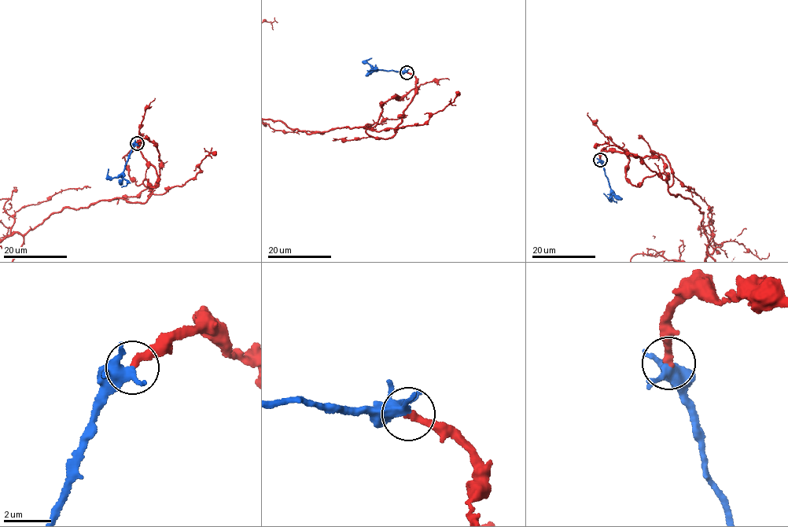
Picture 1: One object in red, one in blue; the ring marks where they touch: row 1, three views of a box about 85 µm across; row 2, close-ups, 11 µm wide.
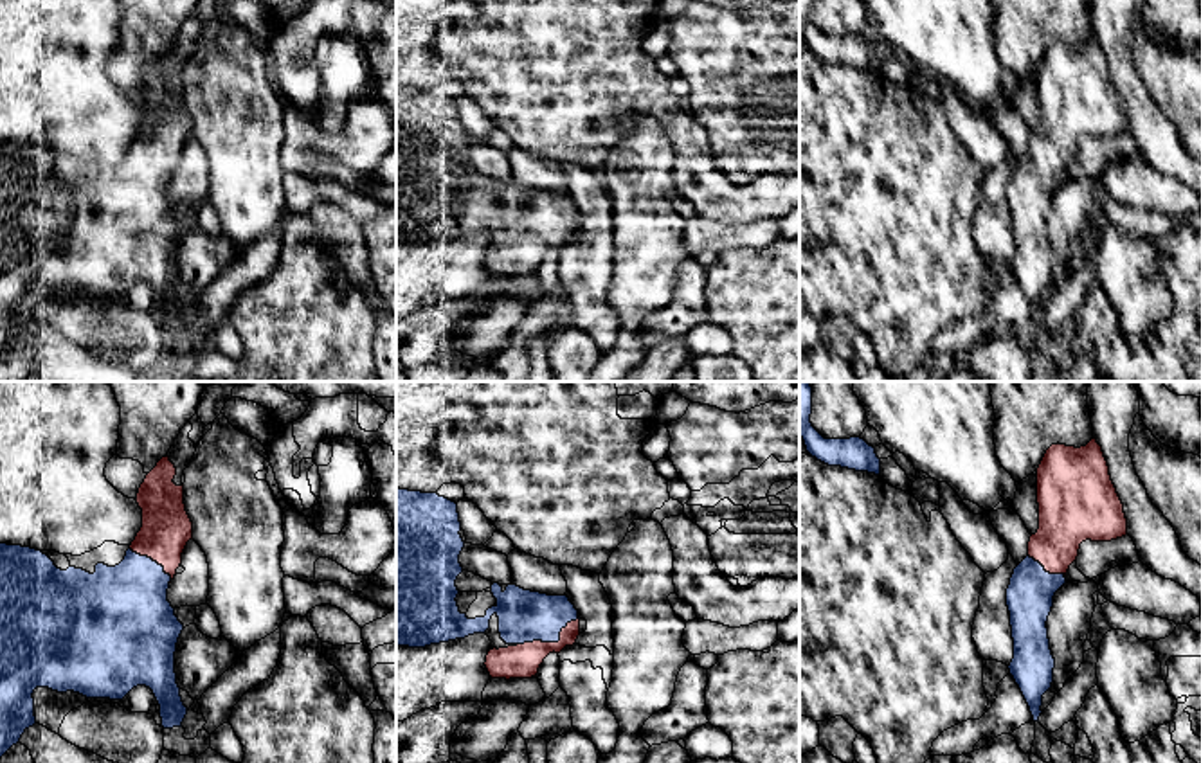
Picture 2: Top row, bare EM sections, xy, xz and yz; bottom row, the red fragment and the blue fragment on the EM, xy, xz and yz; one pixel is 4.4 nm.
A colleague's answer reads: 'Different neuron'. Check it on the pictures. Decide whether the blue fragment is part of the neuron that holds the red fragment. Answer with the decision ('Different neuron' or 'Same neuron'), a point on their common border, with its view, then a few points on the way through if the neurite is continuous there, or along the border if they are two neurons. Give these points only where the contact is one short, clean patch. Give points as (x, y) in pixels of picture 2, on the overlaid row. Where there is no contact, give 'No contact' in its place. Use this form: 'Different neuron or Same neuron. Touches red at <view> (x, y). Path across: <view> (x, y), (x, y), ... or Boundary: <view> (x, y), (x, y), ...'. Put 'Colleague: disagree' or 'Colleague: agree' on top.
Colleague: disagree
Same neuron. Touches red at xz (550, 643)

